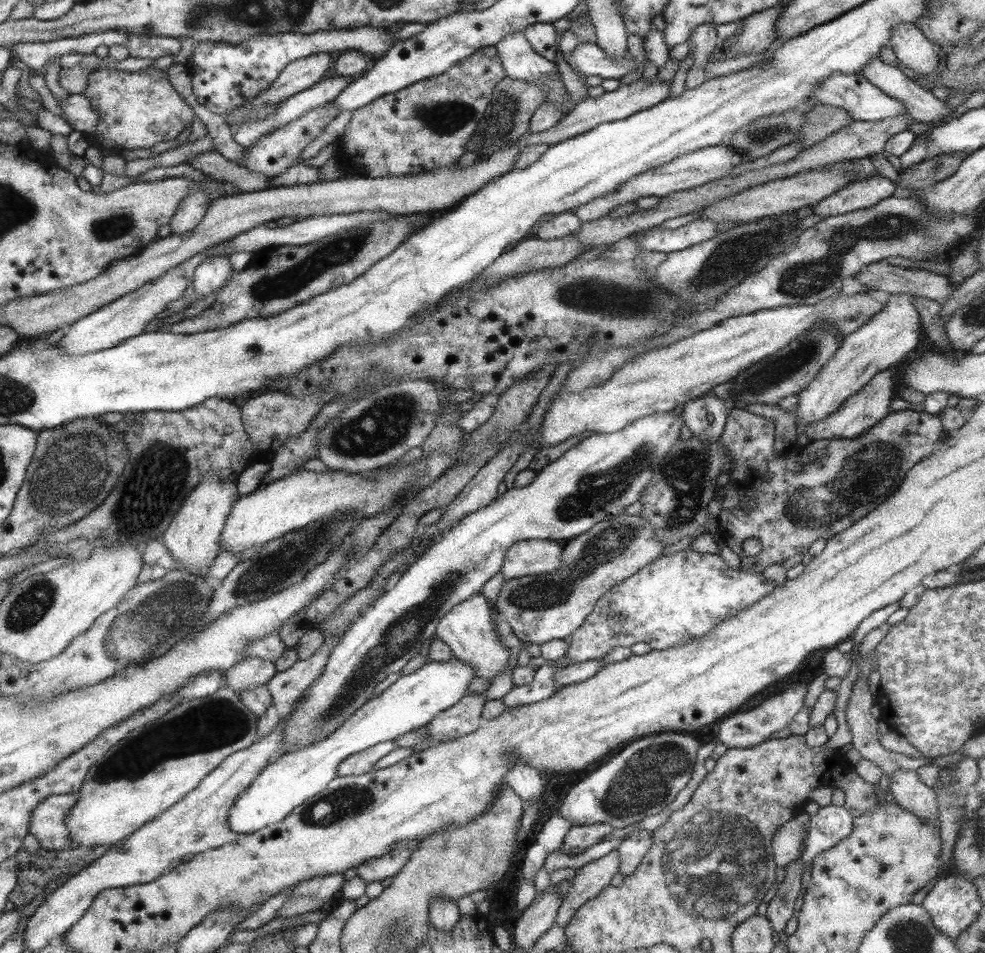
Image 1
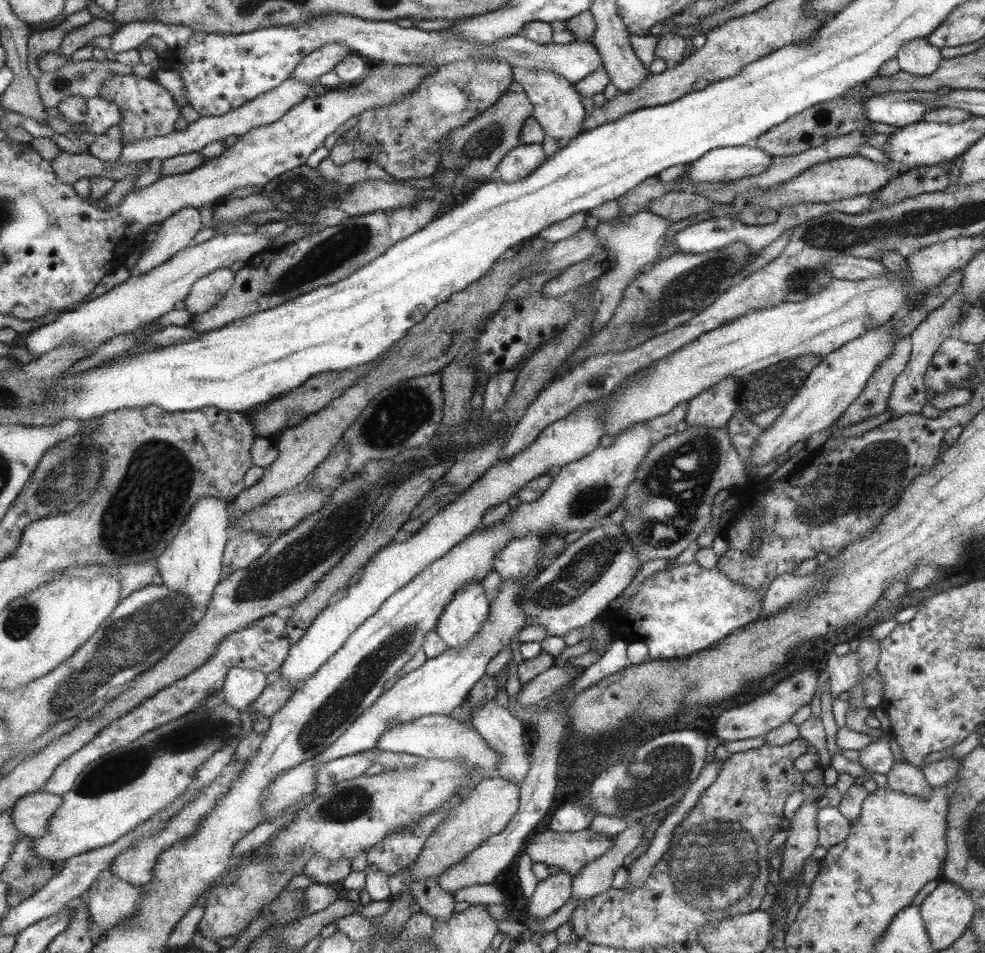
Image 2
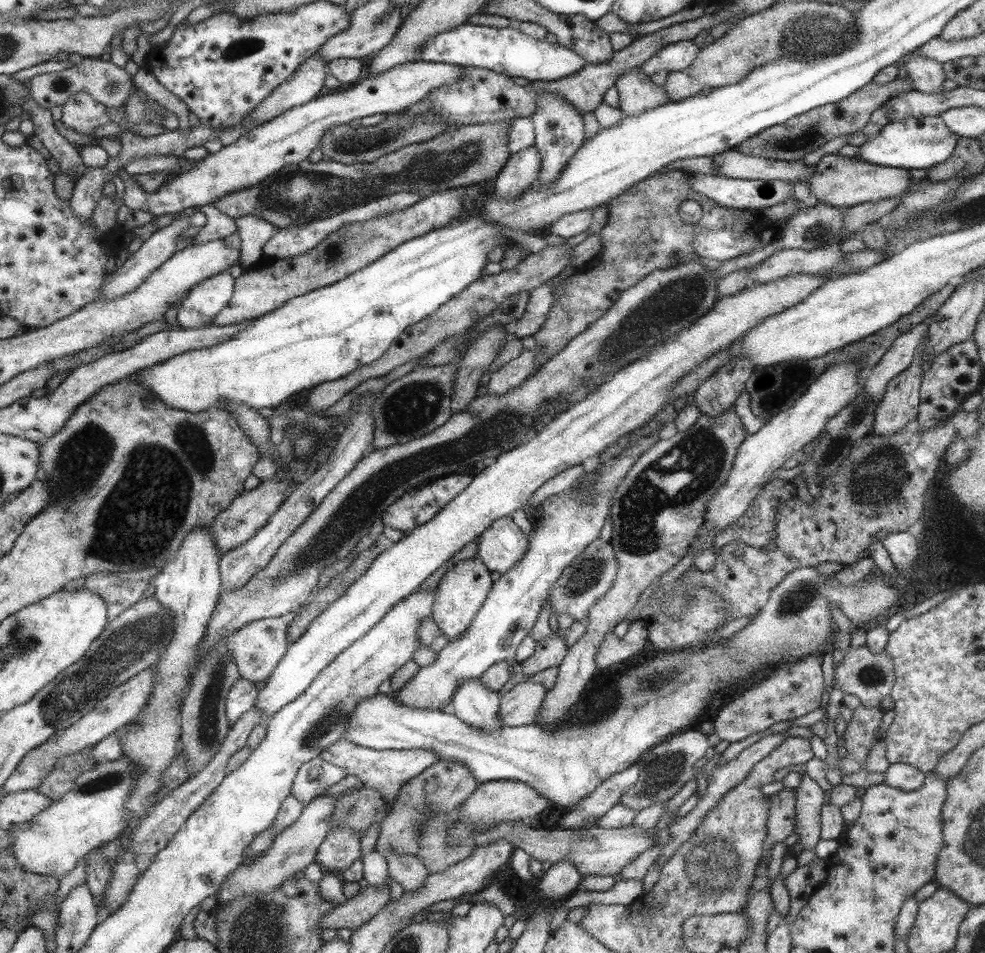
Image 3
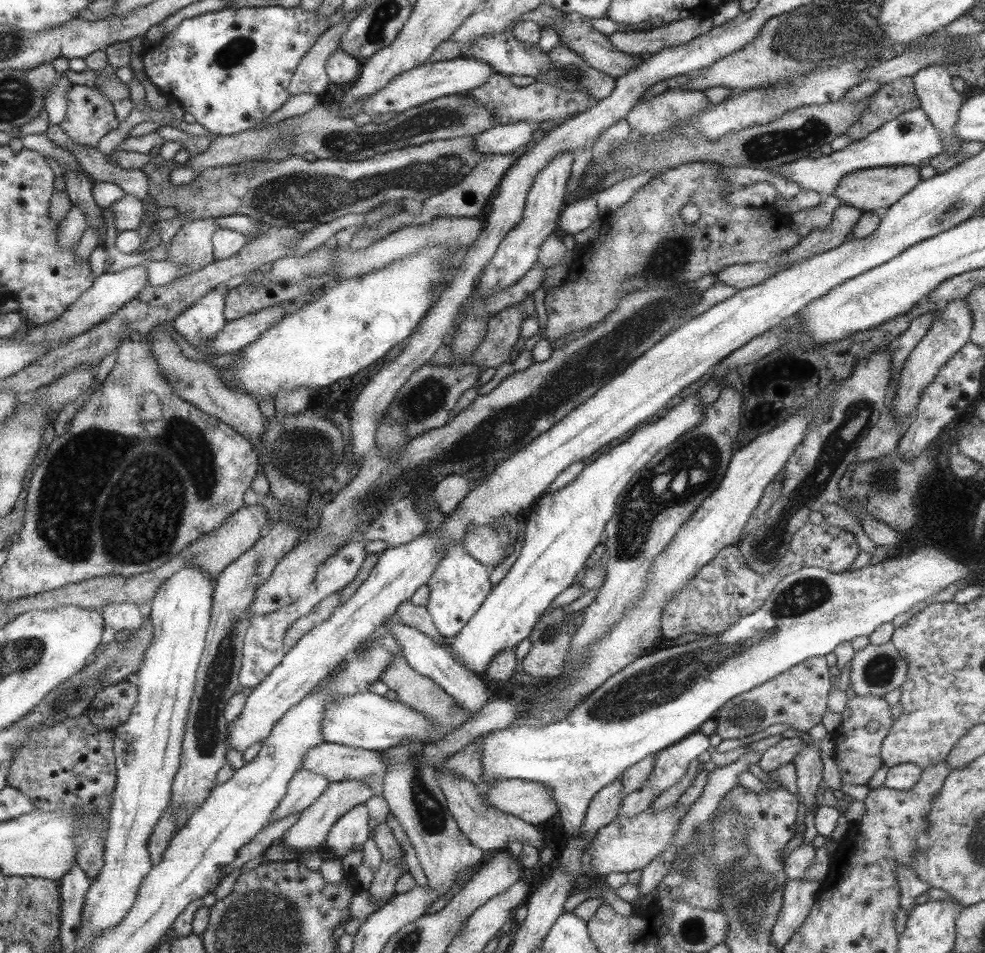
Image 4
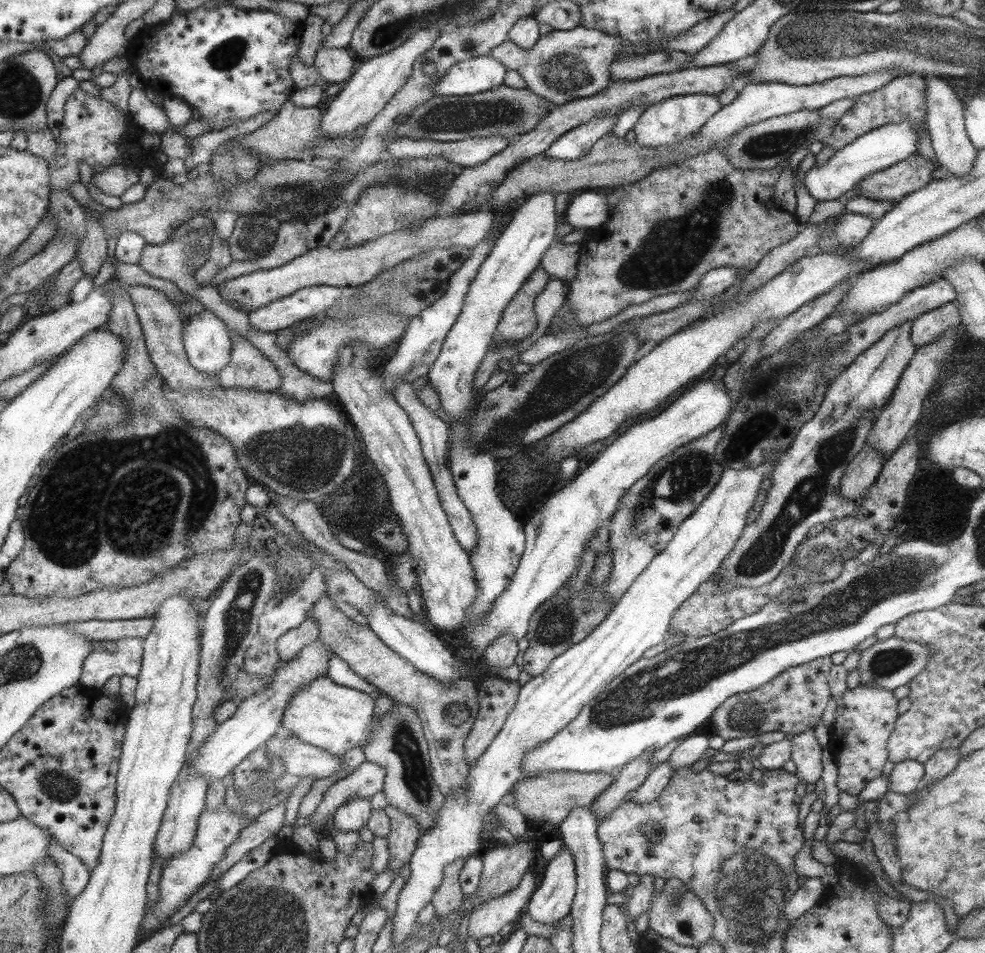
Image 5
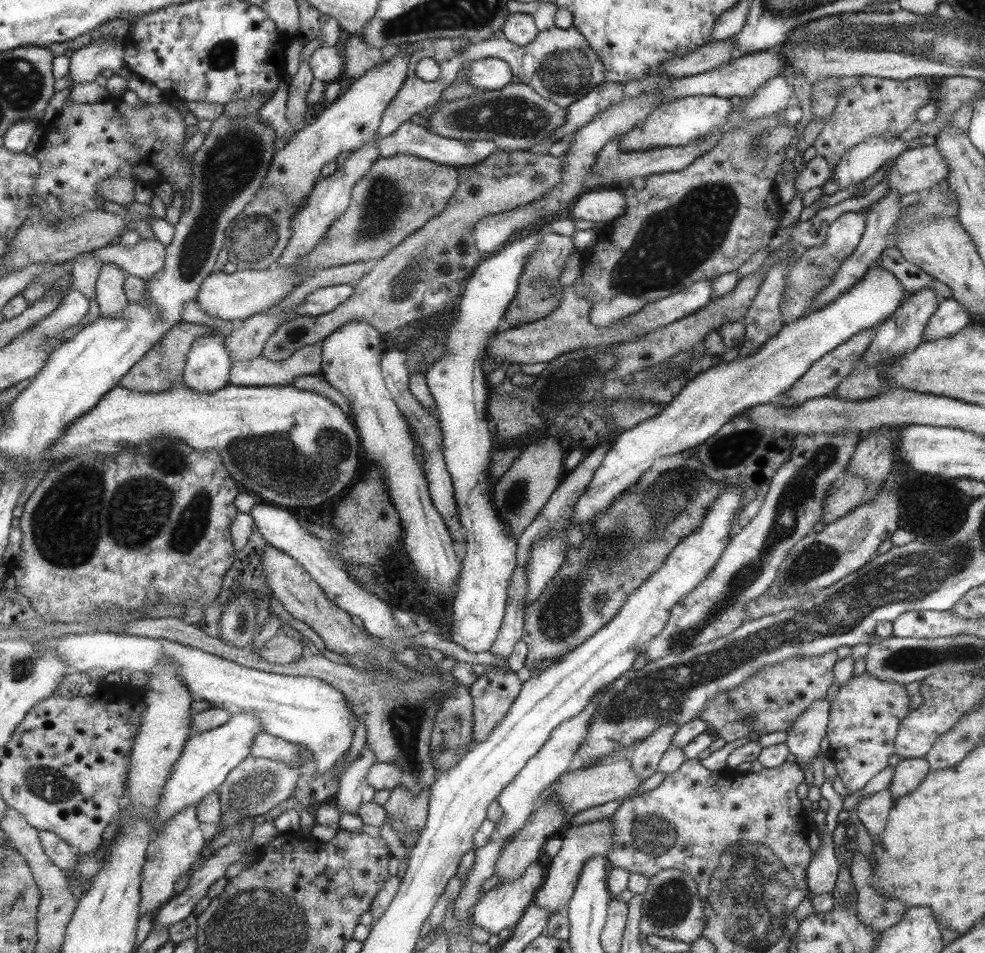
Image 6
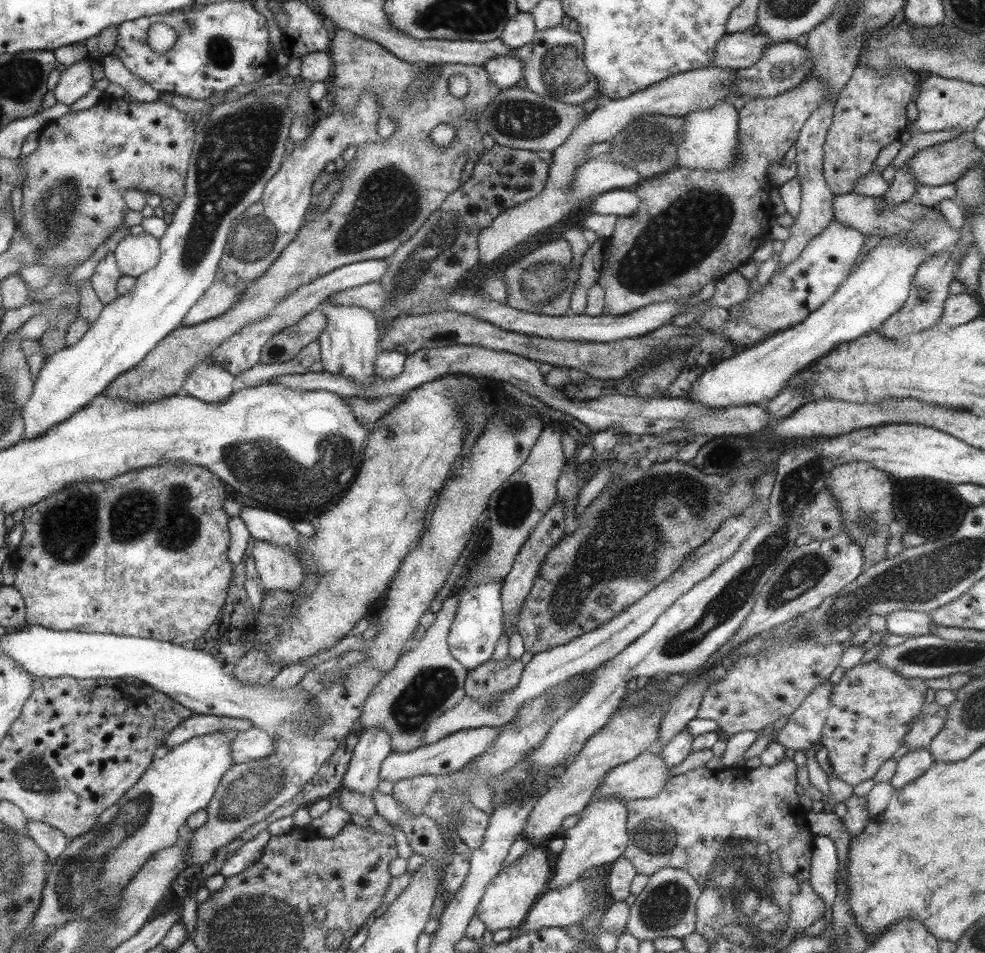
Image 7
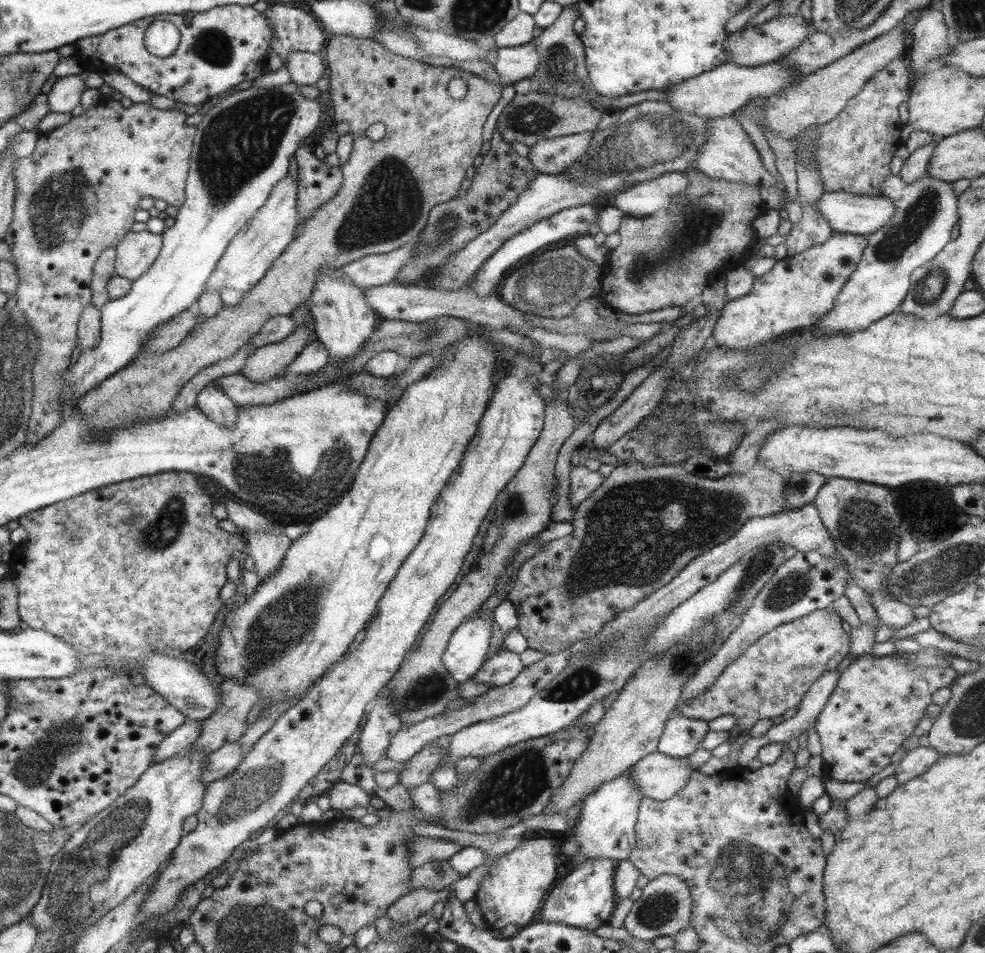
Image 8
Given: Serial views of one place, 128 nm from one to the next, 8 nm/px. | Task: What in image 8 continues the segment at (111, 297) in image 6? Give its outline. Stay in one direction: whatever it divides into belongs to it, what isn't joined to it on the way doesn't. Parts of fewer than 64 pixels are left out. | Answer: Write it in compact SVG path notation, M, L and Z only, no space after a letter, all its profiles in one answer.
M111 247L97 261L92 280L92 303L101 310L112 299L109 297L108 284L116 275L117 252L115 247Z

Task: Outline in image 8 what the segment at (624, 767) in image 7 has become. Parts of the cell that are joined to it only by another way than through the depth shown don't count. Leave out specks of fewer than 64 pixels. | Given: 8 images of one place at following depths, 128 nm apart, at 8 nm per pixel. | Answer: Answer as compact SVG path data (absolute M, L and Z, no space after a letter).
M657 750L645 755L627 771L643 797L657 801L680 794L693 774L688 758L667 756Z

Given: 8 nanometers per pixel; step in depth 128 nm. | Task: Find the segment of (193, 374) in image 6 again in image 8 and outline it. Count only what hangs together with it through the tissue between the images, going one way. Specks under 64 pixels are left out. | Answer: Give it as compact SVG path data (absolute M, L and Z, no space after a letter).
M207 383L199 393L195 406L217 425L231 429L237 419L236 406L225 391L213 383Z

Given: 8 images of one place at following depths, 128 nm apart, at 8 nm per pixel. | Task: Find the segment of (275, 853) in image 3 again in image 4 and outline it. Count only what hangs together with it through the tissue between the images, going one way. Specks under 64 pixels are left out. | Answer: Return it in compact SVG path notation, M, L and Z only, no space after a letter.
M363 780L330 782L325 787L325 790L317 796L317 800L299 813L297 822L285 831L285 834L279 839L278 843L283 844L283 846L289 846L295 852L295 856L297 856L293 860L301 862L307 856L309 848L323 846L329 828L333 826L333 823L339 816L345 814L347 810L357 806L357 804L364 804L372 796L373 788L371 788L371 784L365 784Z

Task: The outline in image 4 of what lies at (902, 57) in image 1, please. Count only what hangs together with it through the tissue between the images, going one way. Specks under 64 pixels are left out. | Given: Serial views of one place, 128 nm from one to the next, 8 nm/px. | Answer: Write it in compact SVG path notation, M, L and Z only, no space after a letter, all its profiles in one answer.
M929 65L919 69L915 74L910 76L915 82L915 93L920 99L920 109L924 110L924 114L928 120L936 125L937 132L944 141L944 150L953 156L955 152L955 143L961 138L957 138L957 132L953 132L953 127L956 126L956 121L959 120L959 111L964 98L960 96L954 89L951 88L951 73L944 65Z

